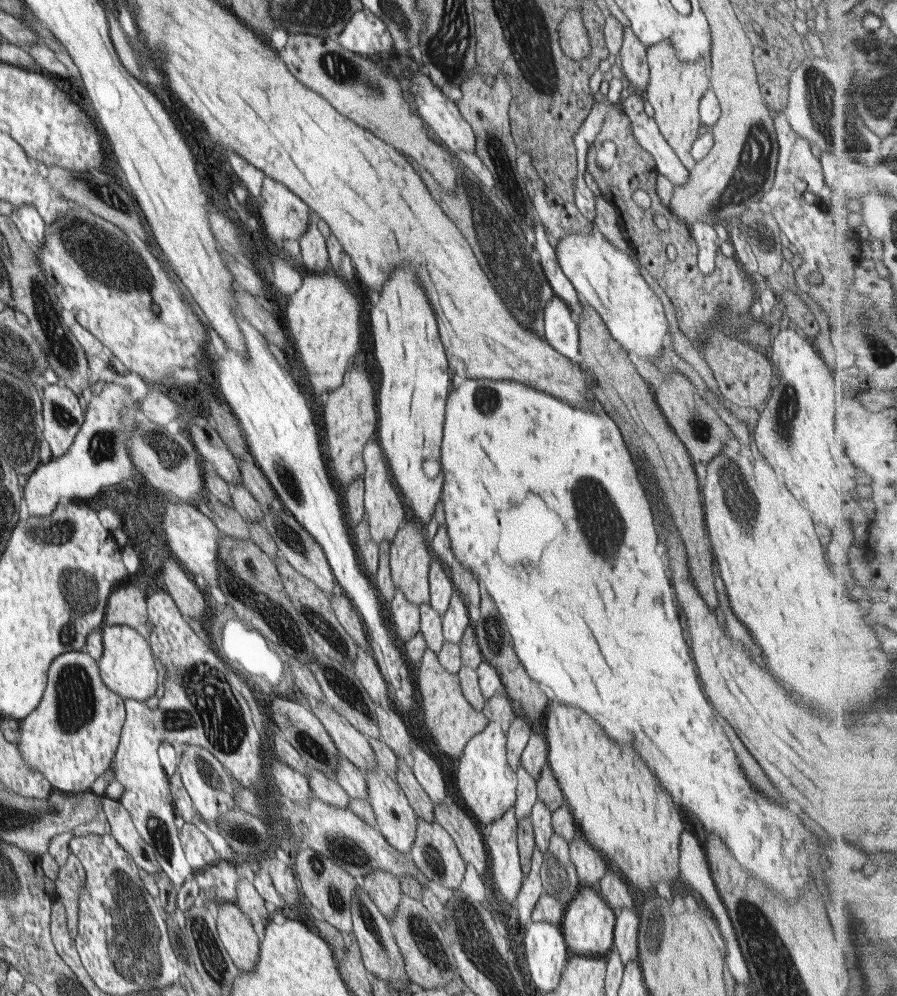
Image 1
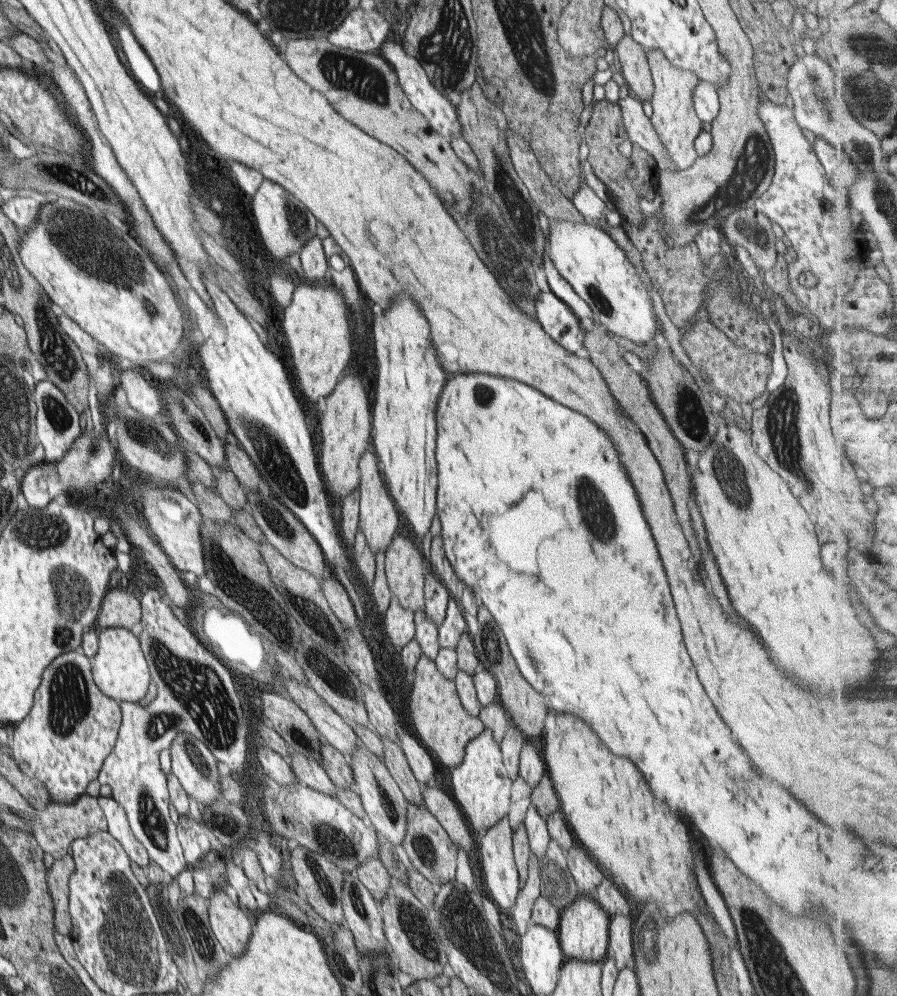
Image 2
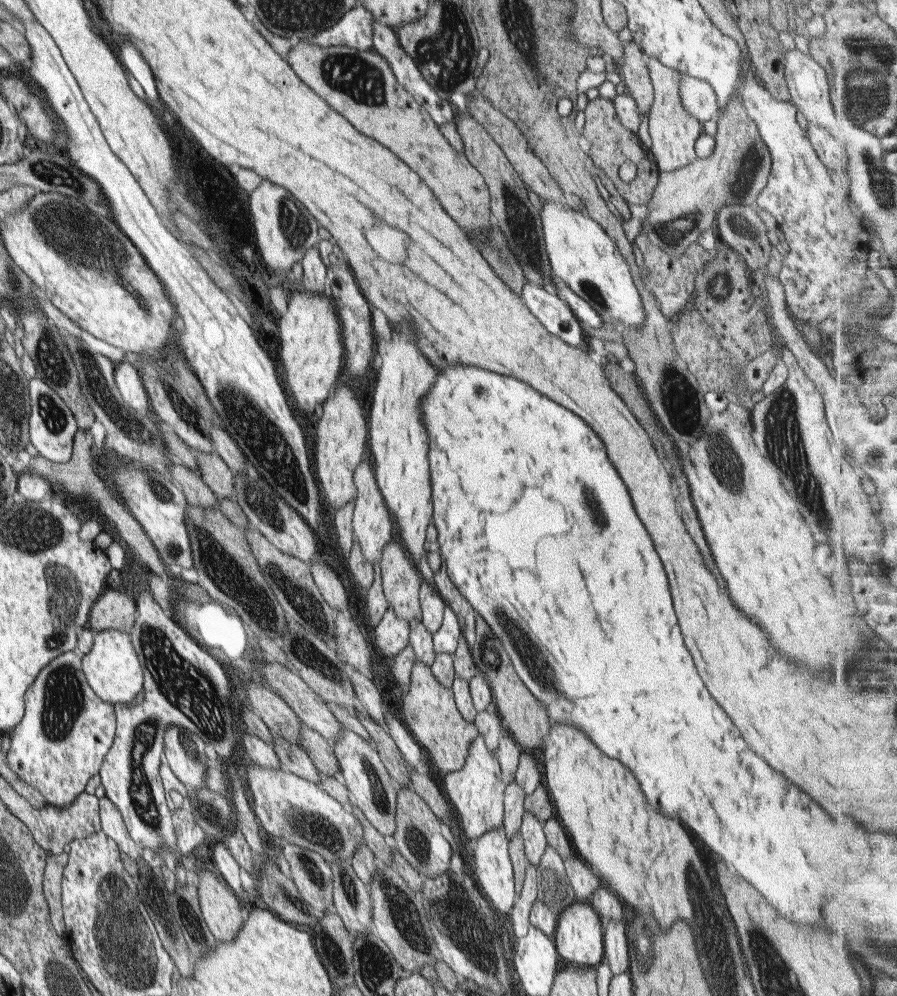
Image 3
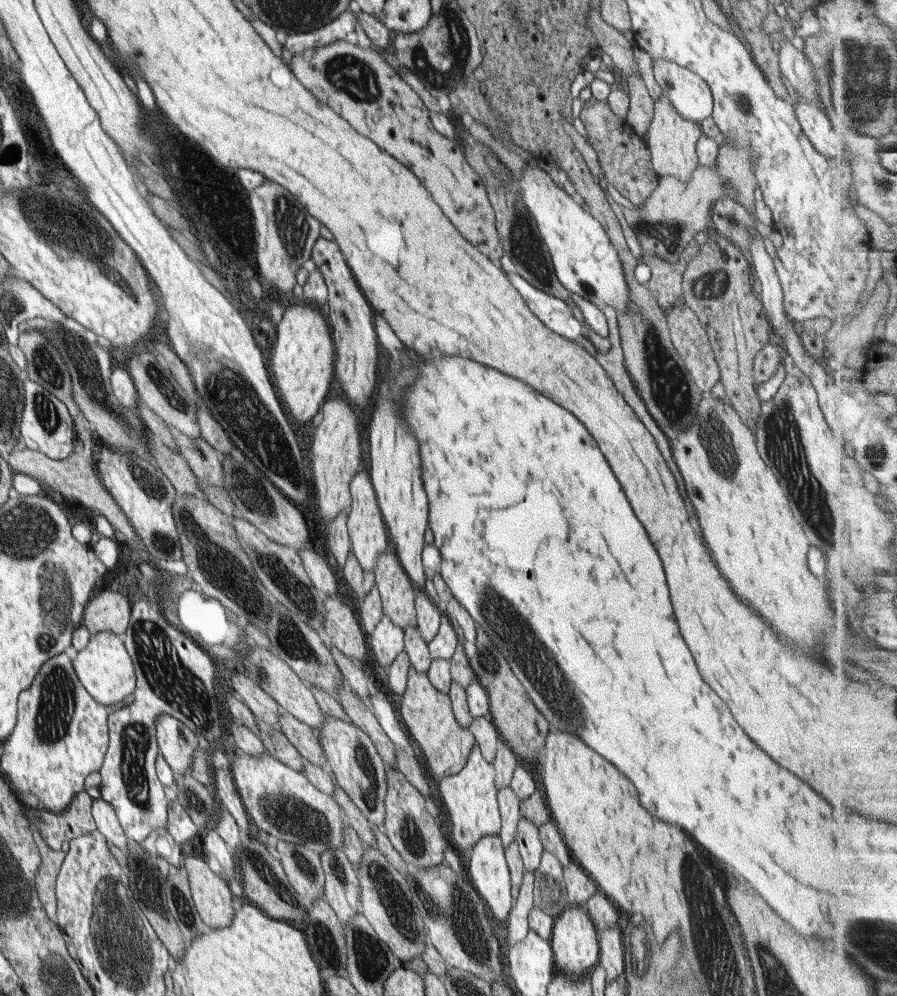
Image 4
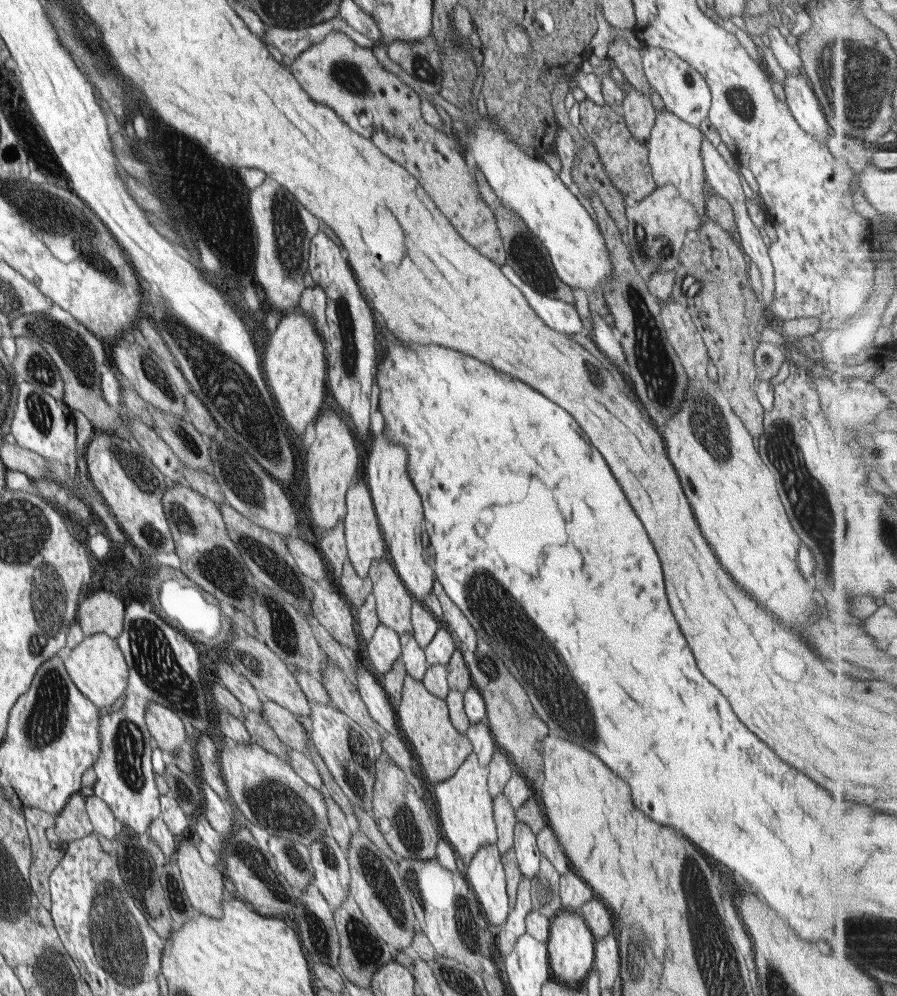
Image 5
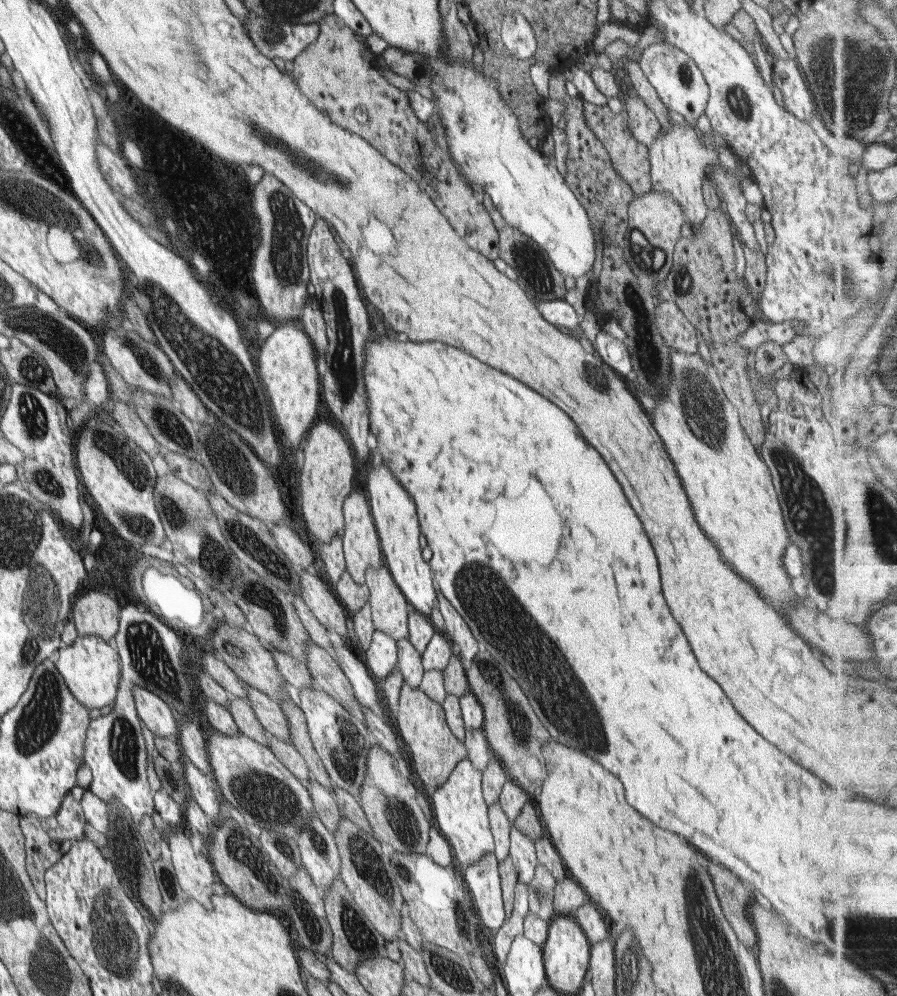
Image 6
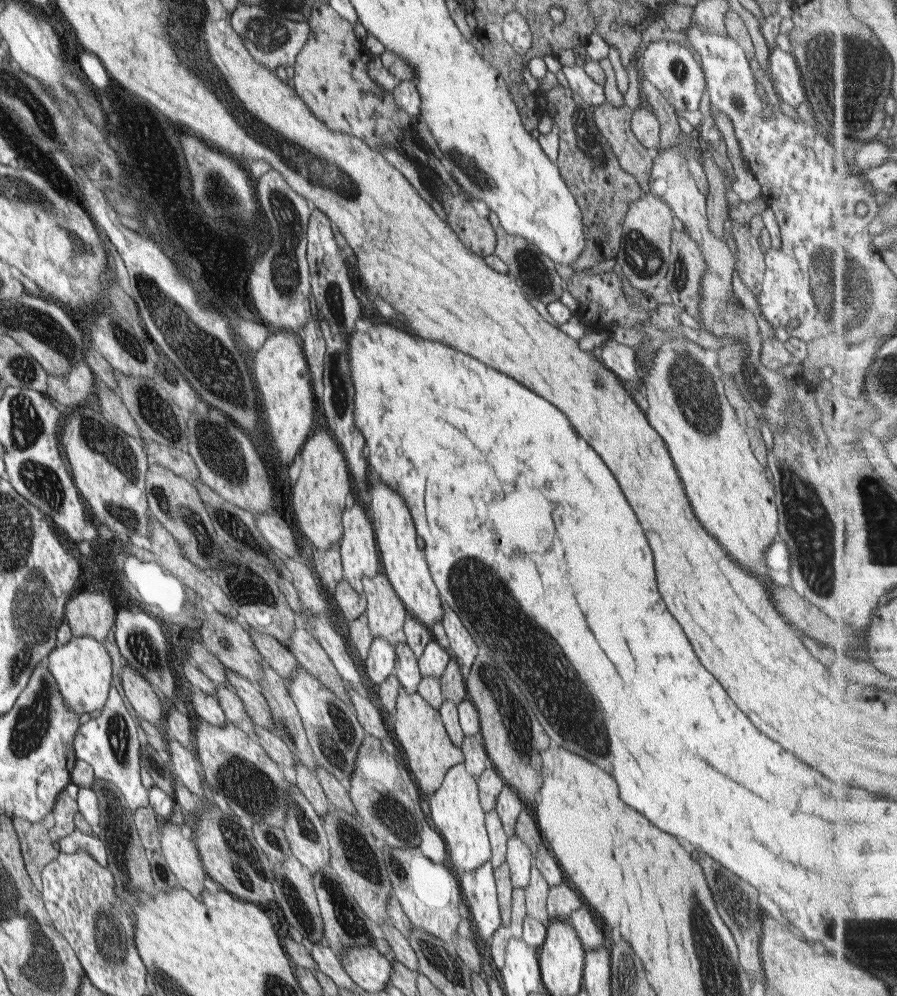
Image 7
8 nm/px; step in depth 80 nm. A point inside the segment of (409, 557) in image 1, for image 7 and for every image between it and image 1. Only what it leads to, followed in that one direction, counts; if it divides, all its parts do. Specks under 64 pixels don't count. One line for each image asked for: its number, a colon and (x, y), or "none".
2: (405, 568)
3: (402, 582)
4: (397, 591)
5: (393, 600)
6: (390, 610)
7: (386, 613)

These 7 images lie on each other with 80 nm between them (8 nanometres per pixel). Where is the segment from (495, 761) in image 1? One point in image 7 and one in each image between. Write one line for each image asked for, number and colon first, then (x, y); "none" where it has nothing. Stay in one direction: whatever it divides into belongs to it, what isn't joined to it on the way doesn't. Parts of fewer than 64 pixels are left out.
2: (481, 786)
3: (477, 795)
4: (470, 799)
5: (465, 813)
6: (460, 811)
7: (455, 809)

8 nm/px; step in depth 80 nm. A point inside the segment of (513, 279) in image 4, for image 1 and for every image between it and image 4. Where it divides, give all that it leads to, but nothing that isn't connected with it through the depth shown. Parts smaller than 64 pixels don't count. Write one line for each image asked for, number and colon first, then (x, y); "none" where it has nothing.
1: (561, 331)
2: (556, 318)
3: (553, 312)

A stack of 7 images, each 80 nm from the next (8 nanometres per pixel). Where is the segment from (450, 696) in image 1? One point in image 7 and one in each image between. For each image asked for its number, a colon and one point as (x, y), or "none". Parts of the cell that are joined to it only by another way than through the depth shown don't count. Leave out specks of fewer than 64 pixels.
2: (438, 716)
3: (429, 709)
4: (427, 712)
5: (423, 719)
6: (421, 722)
7: (418, 726)

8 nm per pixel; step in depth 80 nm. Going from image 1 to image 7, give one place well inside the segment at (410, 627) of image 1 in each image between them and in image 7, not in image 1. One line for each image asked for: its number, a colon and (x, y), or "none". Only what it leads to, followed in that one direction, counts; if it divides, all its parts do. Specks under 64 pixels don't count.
2: (398, 625)
3: (391, 634)
4: (387, 641)
5: (384, 648)
6: (382, 656)
7: (380, 662)

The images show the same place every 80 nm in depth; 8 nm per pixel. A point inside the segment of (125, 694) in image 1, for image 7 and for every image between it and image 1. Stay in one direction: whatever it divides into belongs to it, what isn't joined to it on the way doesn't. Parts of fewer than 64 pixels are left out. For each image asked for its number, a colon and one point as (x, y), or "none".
2: (120, 669)
3: (112, 668)
4: (106, 670)
5: (97, 666)
6: (91, 668)
7: (83, 669)

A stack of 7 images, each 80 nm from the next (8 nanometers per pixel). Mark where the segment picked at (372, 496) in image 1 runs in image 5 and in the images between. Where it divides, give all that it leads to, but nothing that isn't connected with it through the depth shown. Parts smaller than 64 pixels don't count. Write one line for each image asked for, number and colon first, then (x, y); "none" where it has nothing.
2: (379, 519)
3: (372, 523)
4: (369, 538)
5: (365, 544)

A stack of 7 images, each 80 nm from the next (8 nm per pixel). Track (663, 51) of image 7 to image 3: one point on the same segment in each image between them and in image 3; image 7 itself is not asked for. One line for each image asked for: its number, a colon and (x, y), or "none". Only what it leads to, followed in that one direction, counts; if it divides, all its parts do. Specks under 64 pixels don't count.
3: (698, 97)
4: (691, 96)
5: (683, 90)
6: (681, 86)

